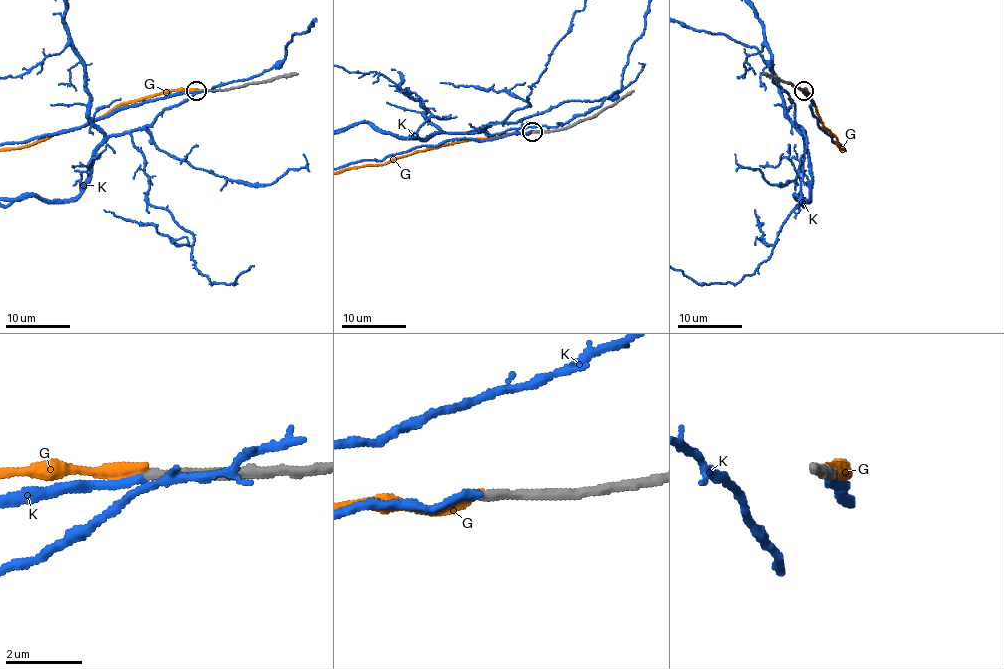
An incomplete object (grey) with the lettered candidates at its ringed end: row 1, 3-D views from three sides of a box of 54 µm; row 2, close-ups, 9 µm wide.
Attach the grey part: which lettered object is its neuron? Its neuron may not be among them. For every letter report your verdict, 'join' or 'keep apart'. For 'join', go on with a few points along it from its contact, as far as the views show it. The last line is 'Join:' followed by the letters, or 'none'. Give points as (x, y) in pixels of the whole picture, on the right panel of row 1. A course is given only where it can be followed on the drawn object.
G: keep apart
K: join
Join: K

